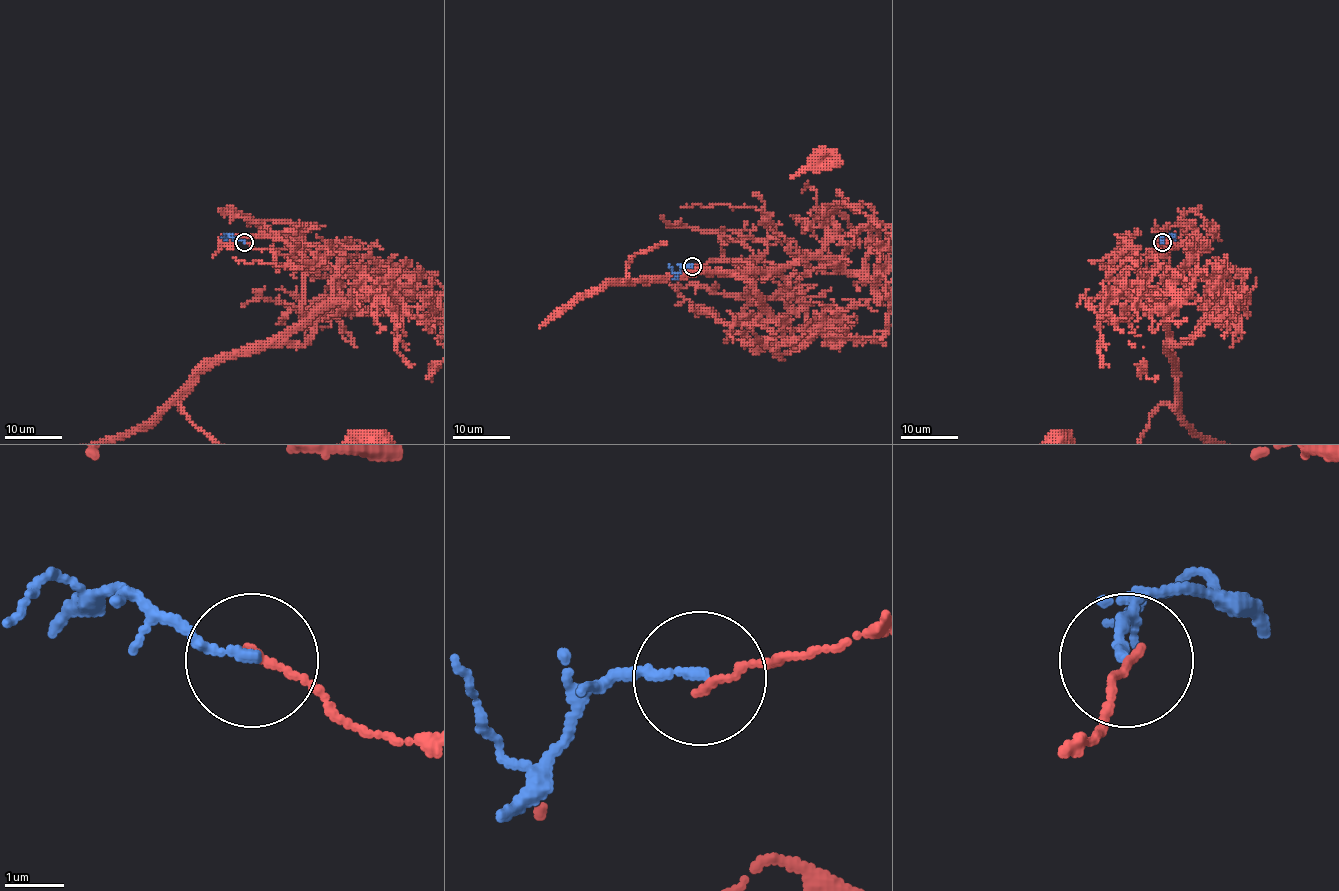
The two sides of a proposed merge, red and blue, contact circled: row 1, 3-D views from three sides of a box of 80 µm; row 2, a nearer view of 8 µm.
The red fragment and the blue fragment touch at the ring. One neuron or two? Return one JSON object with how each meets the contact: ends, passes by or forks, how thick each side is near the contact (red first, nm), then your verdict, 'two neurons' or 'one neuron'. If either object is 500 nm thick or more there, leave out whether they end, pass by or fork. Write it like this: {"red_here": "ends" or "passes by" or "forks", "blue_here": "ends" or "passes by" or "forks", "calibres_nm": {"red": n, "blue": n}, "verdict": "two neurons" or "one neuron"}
{"red_here": "ends", "blue_here": "ends", "calibres_nm": {"red": 130, "blue": 150}, "verdict": "two neurons"}

